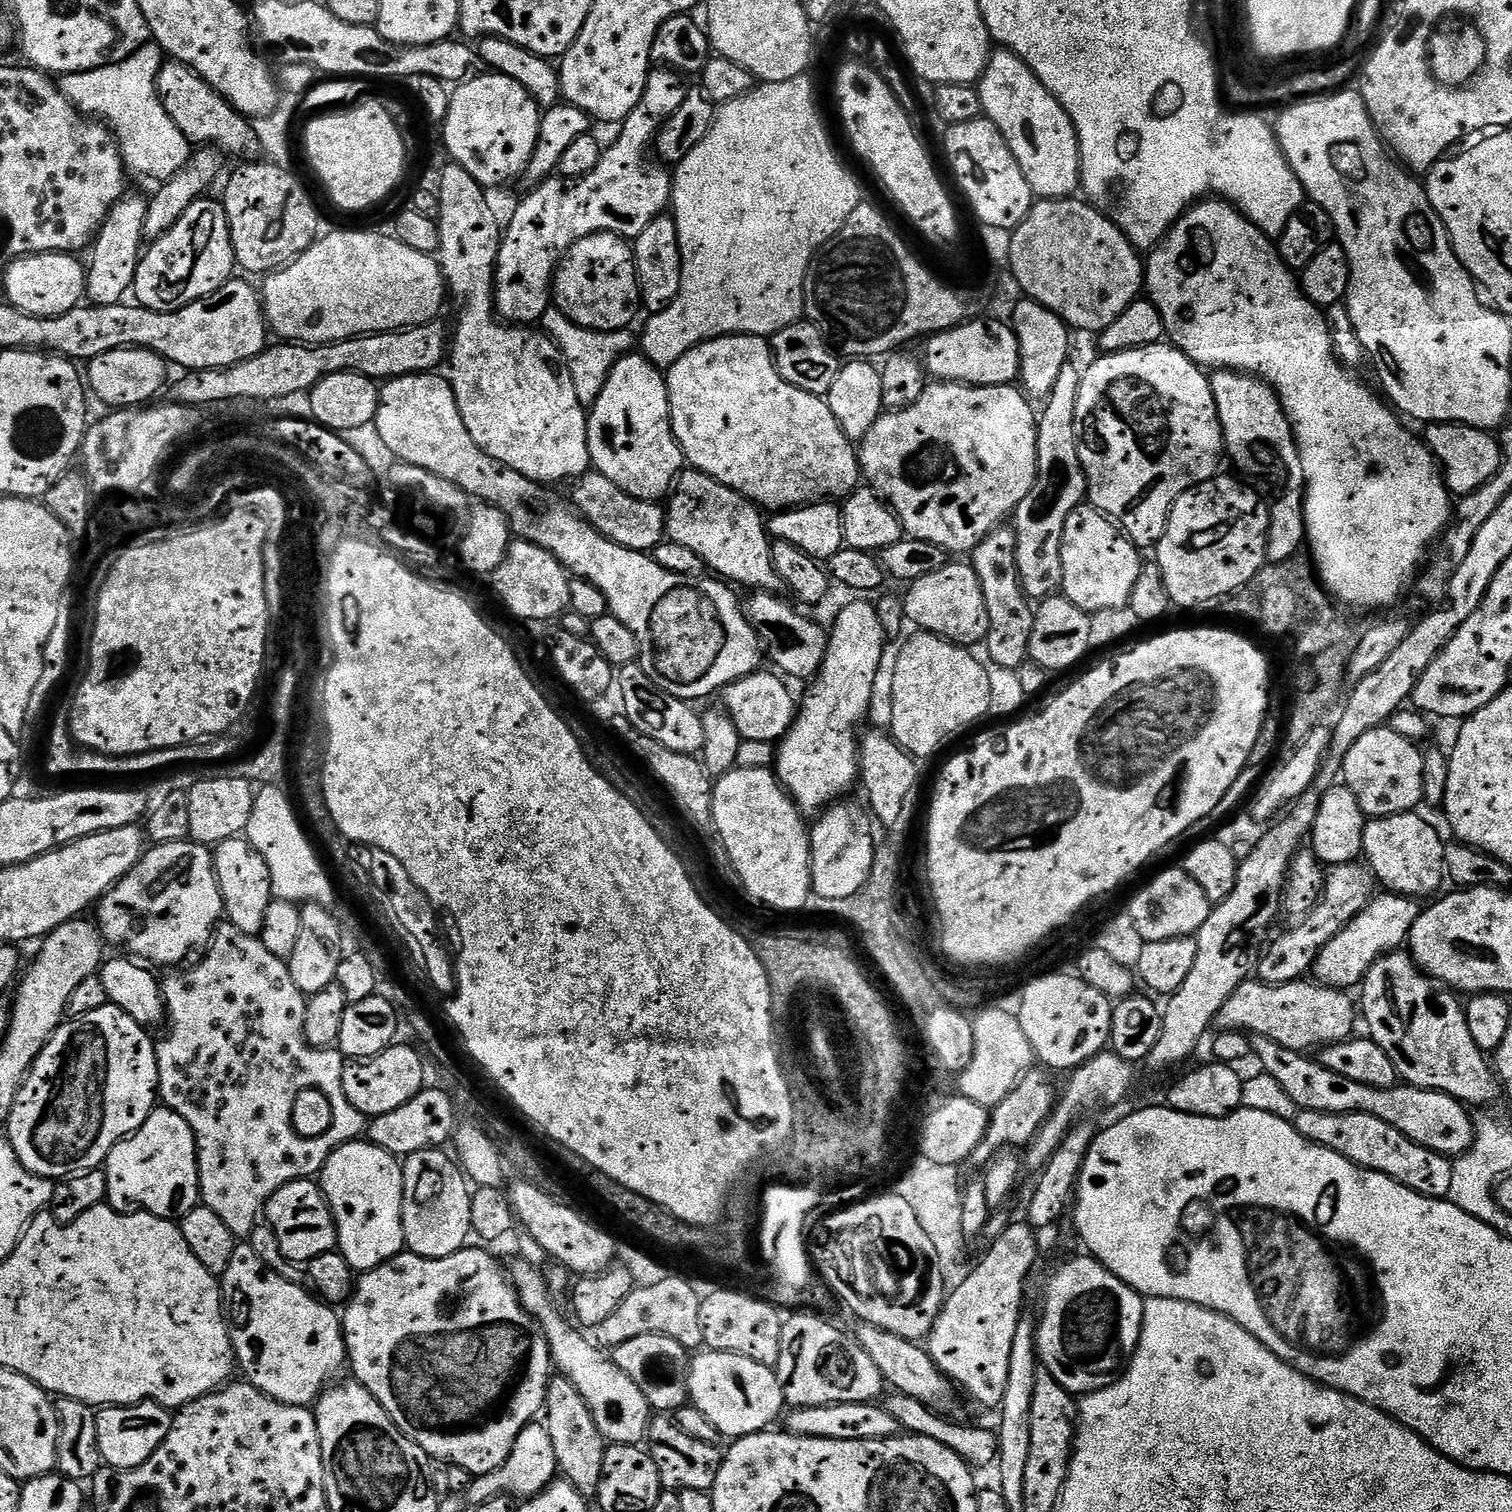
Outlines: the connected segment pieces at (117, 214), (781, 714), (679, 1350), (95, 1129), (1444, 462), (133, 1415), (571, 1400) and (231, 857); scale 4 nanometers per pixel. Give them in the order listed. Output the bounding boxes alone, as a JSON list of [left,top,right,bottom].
[[86,194,148,305],[722,671,798,745],[614,1334,690,1414],[6,1004,160,1178],[1422,423,1500,497],[96,1400,173,1468],[544,1374,606,1499],[214,838,274,936]]

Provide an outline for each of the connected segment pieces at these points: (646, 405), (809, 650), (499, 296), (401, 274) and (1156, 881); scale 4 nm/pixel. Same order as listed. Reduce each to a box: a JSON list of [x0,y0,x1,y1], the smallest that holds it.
[[587,354,686,502],[746,592,829,681],[494,66,689,326],[262,232,446,344],[1126,866,1213,942]]

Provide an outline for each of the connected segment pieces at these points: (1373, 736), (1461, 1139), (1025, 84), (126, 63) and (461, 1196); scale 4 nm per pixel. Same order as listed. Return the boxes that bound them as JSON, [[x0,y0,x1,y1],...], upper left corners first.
[[1342,726,1426,818],[1250,1036,1475,1158],[978,51,1080,200],[58,42,194,182],[402,1148,473,1260]]

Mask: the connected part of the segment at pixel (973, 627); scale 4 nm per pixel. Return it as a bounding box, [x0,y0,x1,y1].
[903,562,987,646]

